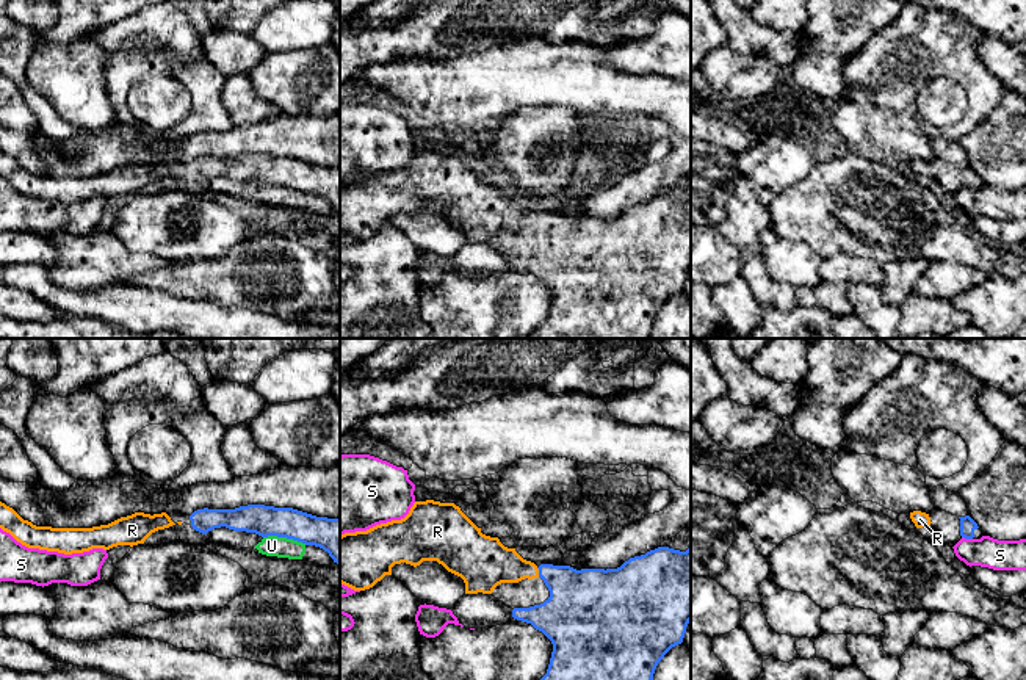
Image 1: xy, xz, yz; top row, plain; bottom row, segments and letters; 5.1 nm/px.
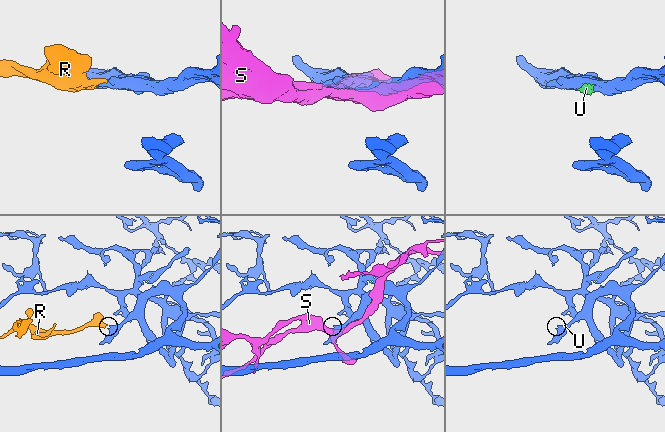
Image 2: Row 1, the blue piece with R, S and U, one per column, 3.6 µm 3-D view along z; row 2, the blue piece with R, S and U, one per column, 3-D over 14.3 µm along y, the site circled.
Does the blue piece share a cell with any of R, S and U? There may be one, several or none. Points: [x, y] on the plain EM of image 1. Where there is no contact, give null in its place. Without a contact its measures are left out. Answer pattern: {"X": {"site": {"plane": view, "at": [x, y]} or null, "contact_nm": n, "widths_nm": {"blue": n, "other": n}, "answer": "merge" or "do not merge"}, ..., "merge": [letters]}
{"R": {"site": {"plane": "xz", "at": [539, 221]}, "contact_nm": 60, "widths_nm": {"blue": 300, "other": 220}, "answer": "merge"}, "S": {"site": {"plane": "yz", "at": [967, 187]}, "contact_nm": 60, "widths_nm": {"blue": 80, "other": 160}, "answer": "do not merge"}, "U": {"site": {"plane": "xy", "at": [285, 185]}, "contact_nm": 220, "widths_nm": {"blue": 180, "other": 110}, "answer": "do not merge"}, "merge": ["R"]}

